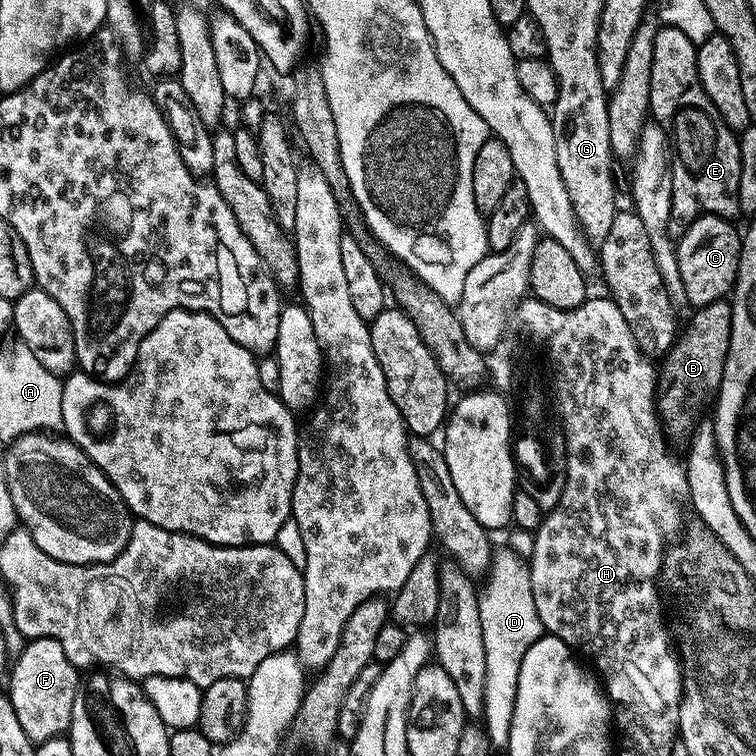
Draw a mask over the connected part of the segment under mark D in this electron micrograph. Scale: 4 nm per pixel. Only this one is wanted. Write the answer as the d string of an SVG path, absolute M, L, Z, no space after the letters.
M507 546L501 548L501 552L499 549L499 551L493 555L492 561L486 571L486 578L488 578L488 581L485 582L484 588L482 584L482 587L478 592L480 597L480 617L482 618L482 642L486 646L486 694L484 695L484 715L482 717L482 727L484 731L488 733L493 749L496 750L504 750L508 747L508 739L510 738L510 722L512 721L512 715L514 714L514 702L516 701L516 695L518 694L518 670L522 666L522 658L526 658L526 650L530 650L530 646L534 646L534 642L538 642L541 636L545 635L542 622L538 618L538 606L534 606L531 567L529 567L526 563L525 557L522 557L518 553L512 551L511 548Z

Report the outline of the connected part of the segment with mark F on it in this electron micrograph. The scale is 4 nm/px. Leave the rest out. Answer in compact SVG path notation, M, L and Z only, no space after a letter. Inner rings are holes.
M54 638L28 640L11 661L12 677L6 695L18 714L18 723L26 730L26 738L33 742L64 736L71 729L74 698L82 683L81 673L66 658L66 650Z

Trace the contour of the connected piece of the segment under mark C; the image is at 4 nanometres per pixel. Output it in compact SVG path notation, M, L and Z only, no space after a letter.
M702 215L689 224L684 235L675 245L678 271L682 286L685 287L684 300L692 303L693 309L710 306L710 302L725 299L736 286L736 275L740 269L741 233L731 219L723 216Z

